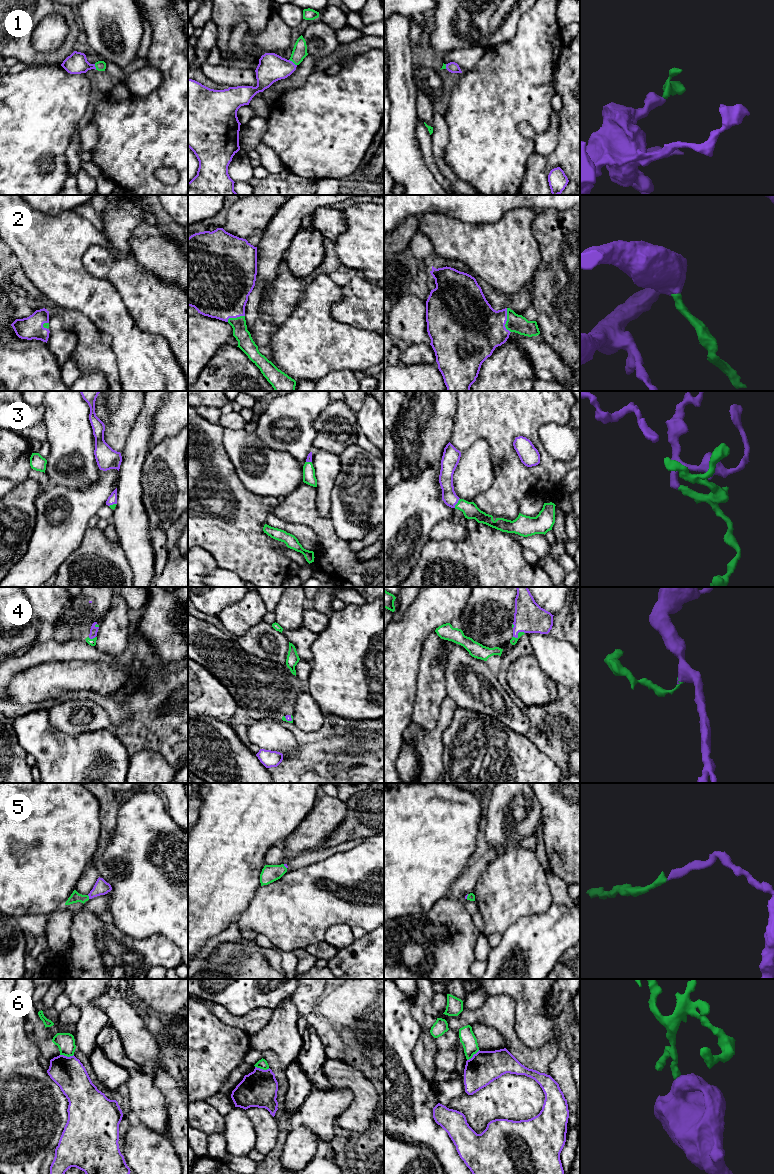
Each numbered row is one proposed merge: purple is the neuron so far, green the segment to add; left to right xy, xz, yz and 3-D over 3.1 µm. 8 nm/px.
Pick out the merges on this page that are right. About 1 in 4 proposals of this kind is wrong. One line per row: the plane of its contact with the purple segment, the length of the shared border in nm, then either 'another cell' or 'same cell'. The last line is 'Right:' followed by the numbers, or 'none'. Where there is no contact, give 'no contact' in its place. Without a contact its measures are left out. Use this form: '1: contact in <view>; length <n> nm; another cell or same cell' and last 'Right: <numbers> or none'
1: contact in xz; length 80 nm; same cell
2: contact in yz; length 200 nm; same cell
3: contact in yz; length 90 nm; same cell
4: contact in yz; length 100 nm; same cell
5: contact in xy; length 40 nm; same cell
6: contact in xz; length 120 nm; another cell
Right: 1, 2, 3, 4, 5

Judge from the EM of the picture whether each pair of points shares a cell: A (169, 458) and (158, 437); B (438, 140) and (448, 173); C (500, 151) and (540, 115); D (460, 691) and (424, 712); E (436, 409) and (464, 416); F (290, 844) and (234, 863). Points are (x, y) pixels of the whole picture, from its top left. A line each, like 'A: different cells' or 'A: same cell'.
A: different cells
B: same cell
C: same cell
D: different cells
E: different cells
F: different cells

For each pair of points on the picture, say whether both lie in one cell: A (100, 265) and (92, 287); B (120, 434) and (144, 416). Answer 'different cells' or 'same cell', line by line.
A: different cells
B: different cells

